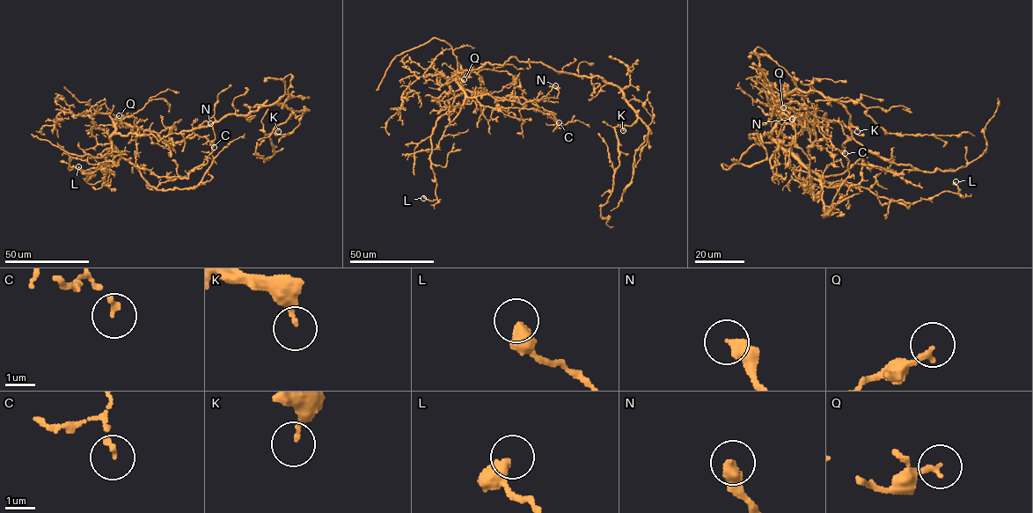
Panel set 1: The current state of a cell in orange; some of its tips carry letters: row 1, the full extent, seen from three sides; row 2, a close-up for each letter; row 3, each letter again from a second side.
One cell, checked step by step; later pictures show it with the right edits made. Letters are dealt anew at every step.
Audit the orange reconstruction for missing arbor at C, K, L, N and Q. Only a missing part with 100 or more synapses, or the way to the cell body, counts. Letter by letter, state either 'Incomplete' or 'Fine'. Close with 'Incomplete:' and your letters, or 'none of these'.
C: Fine
K: Fine
L: Fine
N: Fine
Q: Fine
Incomplete: none of these

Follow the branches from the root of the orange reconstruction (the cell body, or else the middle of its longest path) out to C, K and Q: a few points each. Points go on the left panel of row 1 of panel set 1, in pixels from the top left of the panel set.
C: (201, 127), (157, 141), (151, 134), (120, 135), (113, 120), (154, 130), (170, 143), (197, 135), (214, 147)
K: (201, 127), (229, 114), (248, 114), (275, 103), (292, 111), (276, 127), (278, 131)
Q: (201, 127), (171, 133), (157, 141), (151, 134), (120, 135), (116, 131), (113, 120), (119, 115)

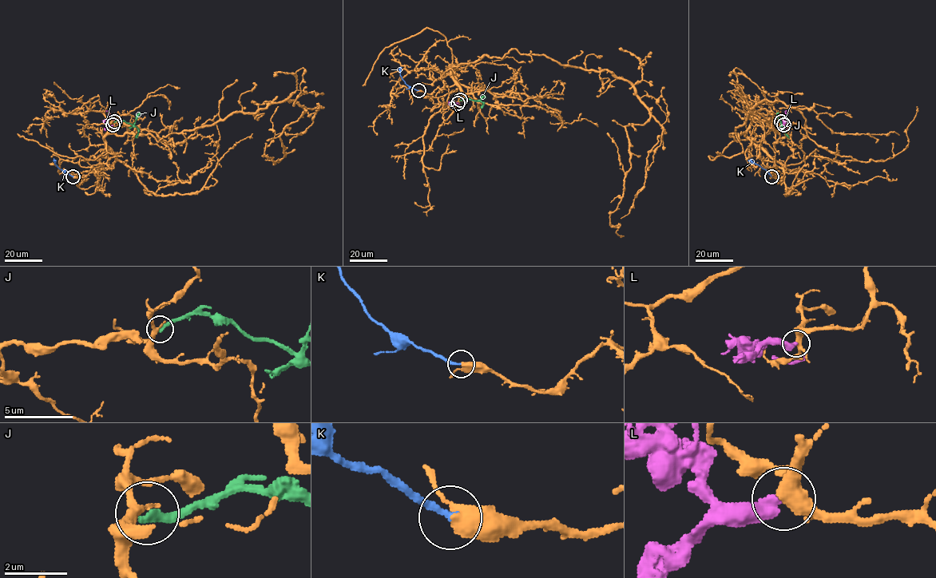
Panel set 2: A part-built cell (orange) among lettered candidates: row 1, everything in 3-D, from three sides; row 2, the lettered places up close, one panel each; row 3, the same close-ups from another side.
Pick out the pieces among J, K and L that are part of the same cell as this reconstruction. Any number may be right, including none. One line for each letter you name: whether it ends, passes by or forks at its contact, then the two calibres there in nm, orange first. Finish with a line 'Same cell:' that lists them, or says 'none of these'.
K: it ends; calibres 500 and 200 nm
Same cell: K

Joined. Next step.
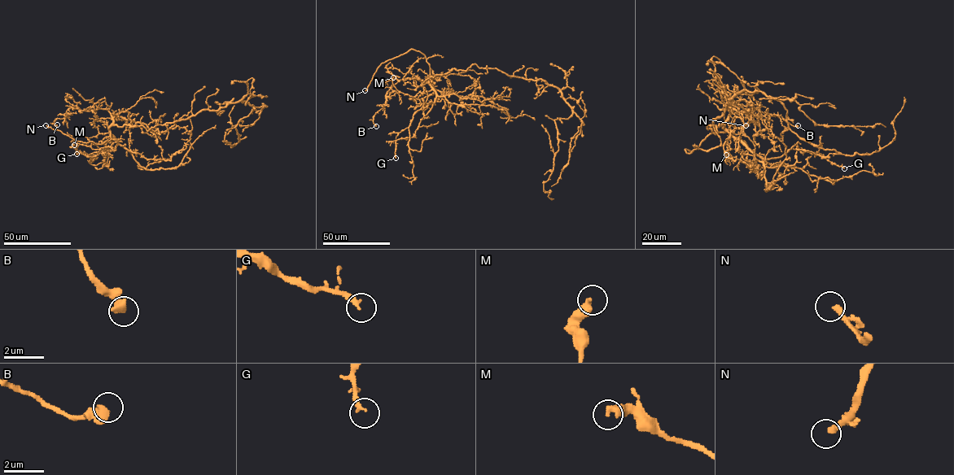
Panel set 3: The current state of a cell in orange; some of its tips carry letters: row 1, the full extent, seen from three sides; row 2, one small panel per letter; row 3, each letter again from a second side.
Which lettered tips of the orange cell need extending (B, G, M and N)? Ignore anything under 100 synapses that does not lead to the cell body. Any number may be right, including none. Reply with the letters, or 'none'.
N

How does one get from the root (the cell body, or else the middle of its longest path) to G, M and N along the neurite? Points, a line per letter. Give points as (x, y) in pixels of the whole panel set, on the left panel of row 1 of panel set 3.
G: (181, 119), (147, 130), (111, 125), (114, 148), (101, 141), (77, 143), (76, 154)
M: (181, 119), (147, 130), (111, 125), (112, 137), (94, 156), (74, 145)
N: (181, 119), (157, 124), (147, 130), (142, 125), (111, 125), (111, 141), (101, 144), (75, 140), (45, 125)

